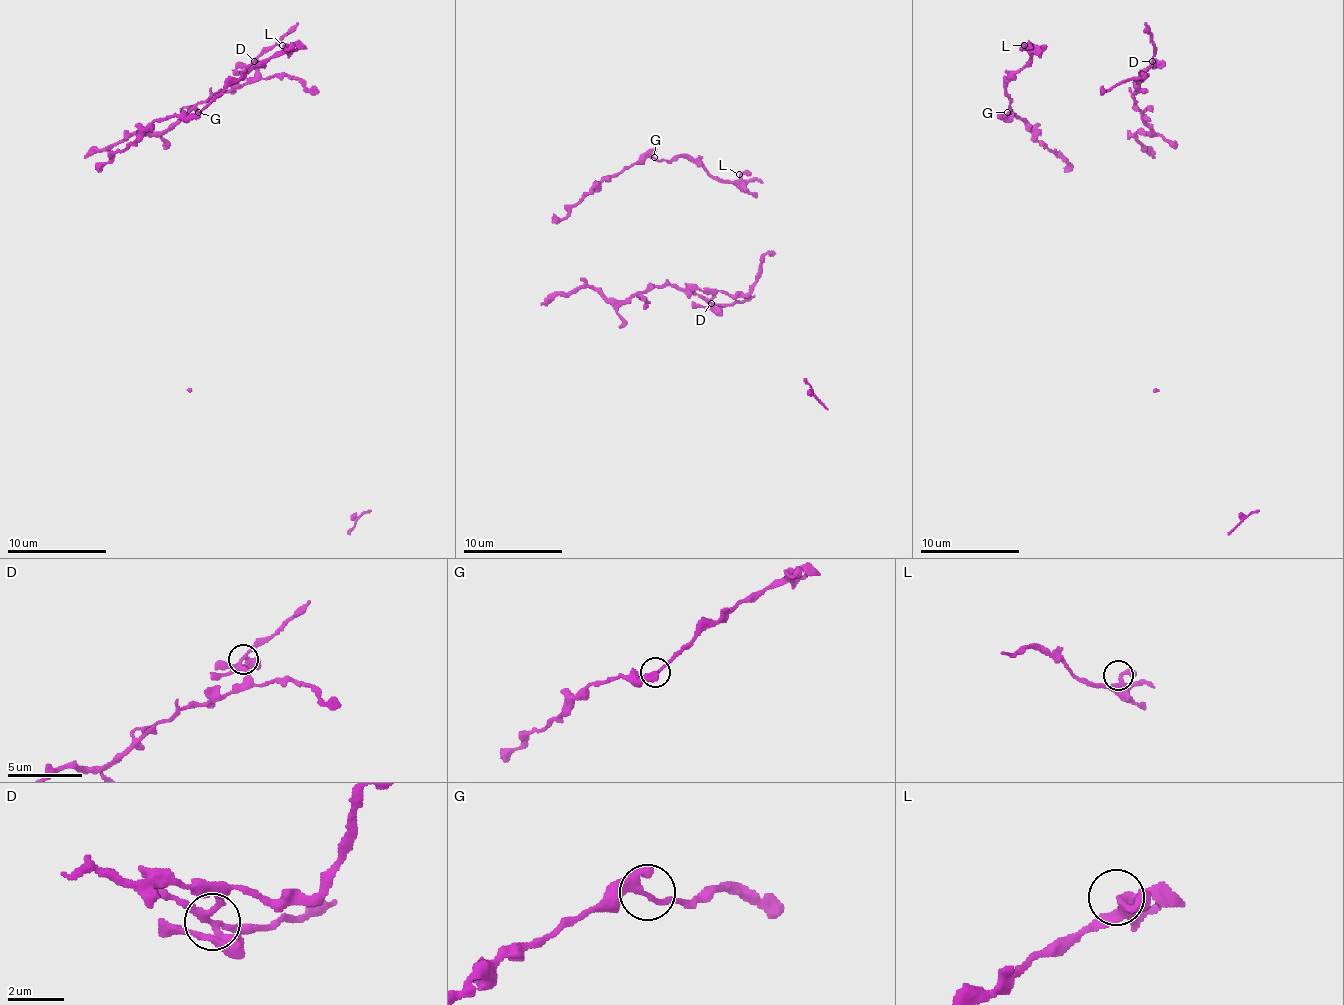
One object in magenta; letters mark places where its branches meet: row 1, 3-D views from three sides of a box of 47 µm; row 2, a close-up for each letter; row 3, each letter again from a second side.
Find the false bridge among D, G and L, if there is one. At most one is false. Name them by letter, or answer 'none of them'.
D

